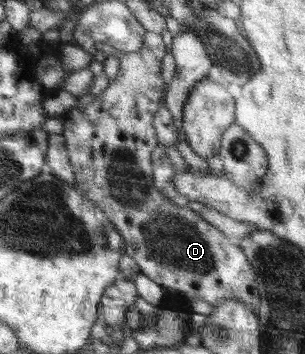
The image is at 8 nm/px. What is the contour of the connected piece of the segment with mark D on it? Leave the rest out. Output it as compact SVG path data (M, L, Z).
M148 31L144 35L144 45L138 51L117 55L119 71L108 87L86 107L72 108L65 115L61 135L65 139L76 187L83 192L86 200L102 210L116 232L123 237L125 254L136 262L140 272L159 286L174 292L175 298L204 300L212 306L225 300L235 300L256 312L260 304L256 276L242 248L200 218L196 211L164 200L154 186L151 156L158 148L159 141L152 122L166 91L161 66L166 54L161 34Z

